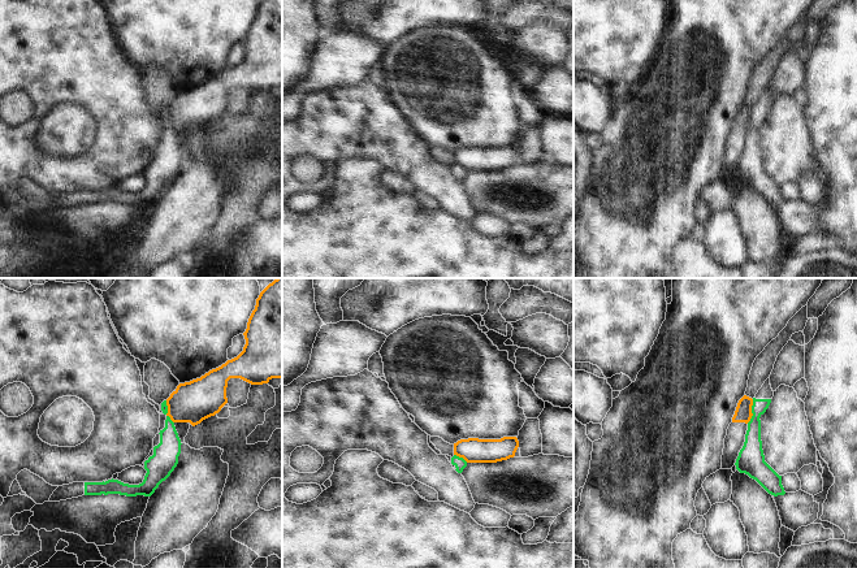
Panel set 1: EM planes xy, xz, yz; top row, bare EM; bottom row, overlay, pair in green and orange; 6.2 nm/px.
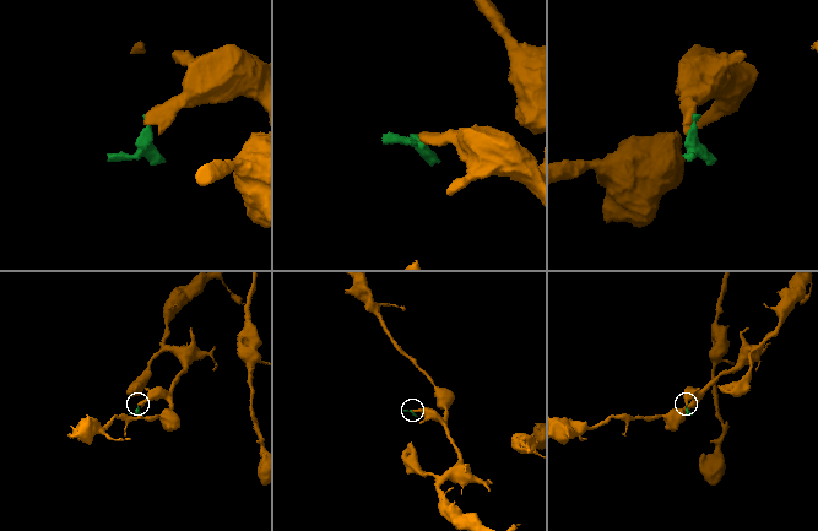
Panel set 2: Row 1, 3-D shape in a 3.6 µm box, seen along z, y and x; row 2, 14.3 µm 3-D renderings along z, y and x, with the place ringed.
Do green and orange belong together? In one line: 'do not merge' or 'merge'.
do not merge

